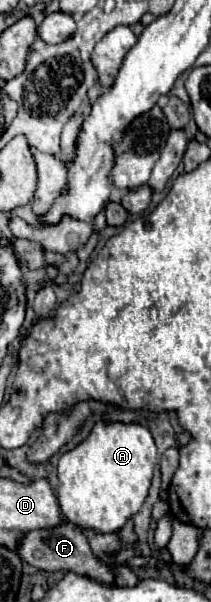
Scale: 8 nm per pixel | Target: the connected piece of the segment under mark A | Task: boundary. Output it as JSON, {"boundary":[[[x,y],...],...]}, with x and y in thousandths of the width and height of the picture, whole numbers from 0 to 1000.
{"boundary":[[[460,703],[431,723],[280,762],[270,829],[308,859],[450,885],[564,882],[659,852],[744,769],[744,743],[706,713],[592,703]]]}

